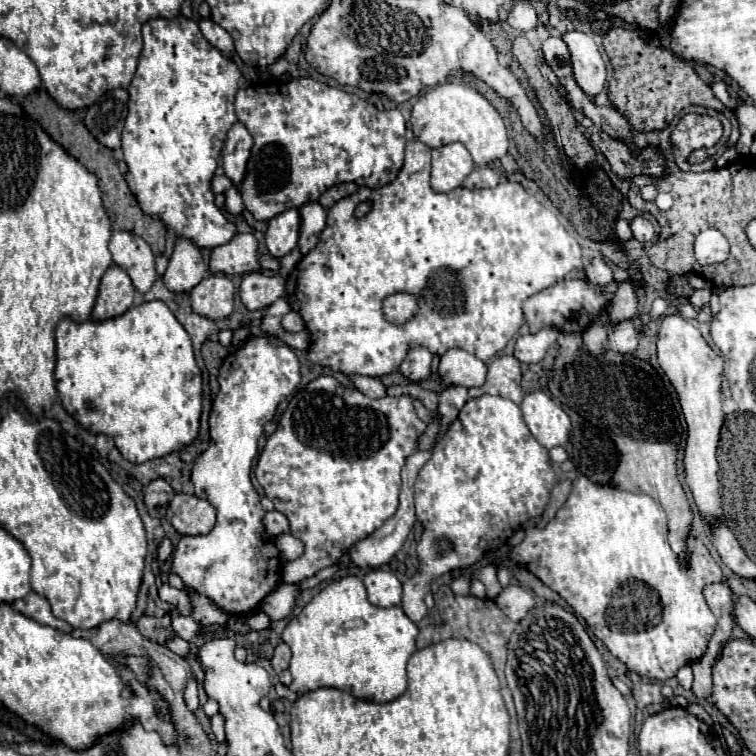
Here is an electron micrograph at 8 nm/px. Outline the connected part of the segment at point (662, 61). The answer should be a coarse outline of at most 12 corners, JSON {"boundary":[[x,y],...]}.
{"boundary":[[610,29],[608,97],[634,129],[666,129],[684,107],[736,115],[684,59]]}

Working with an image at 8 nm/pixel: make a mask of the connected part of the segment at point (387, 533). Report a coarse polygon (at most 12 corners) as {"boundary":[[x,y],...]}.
{"boundary":[[430,451],[402,467],[400,505],[374,535],[350,547],[354,567],[382,567],[404,545],[414,517],[414,481]]}

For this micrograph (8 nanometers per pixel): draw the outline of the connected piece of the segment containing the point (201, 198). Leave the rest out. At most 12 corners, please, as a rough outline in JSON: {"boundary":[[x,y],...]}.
{"boundary":[[182,15],[142,27],[126,181],[198,247],[240,69]]}

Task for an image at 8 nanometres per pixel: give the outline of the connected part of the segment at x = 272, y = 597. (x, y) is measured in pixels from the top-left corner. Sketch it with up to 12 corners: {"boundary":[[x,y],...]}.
{"boundary":[[282,583],[260,609],[270,619],[290,615],[298,587]]}

